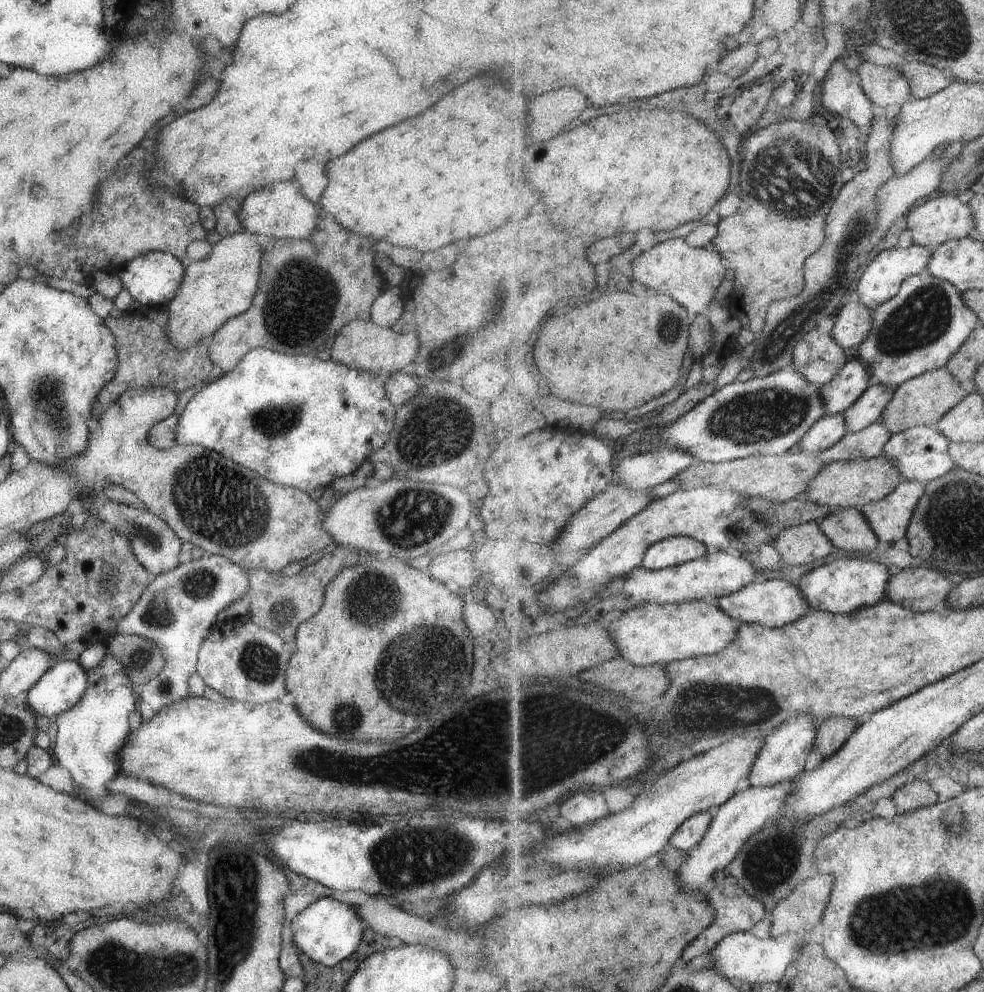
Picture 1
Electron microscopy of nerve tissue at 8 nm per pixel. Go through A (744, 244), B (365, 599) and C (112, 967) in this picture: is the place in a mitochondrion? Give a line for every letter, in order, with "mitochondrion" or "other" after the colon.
A: other
B: mitochondrion
C: mitochondrion

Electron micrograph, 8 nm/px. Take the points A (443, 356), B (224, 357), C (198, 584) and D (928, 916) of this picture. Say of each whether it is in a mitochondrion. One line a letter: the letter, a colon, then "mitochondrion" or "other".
A: mitochondrion
B: other
C: mitochondrion
D: mitochondrion

